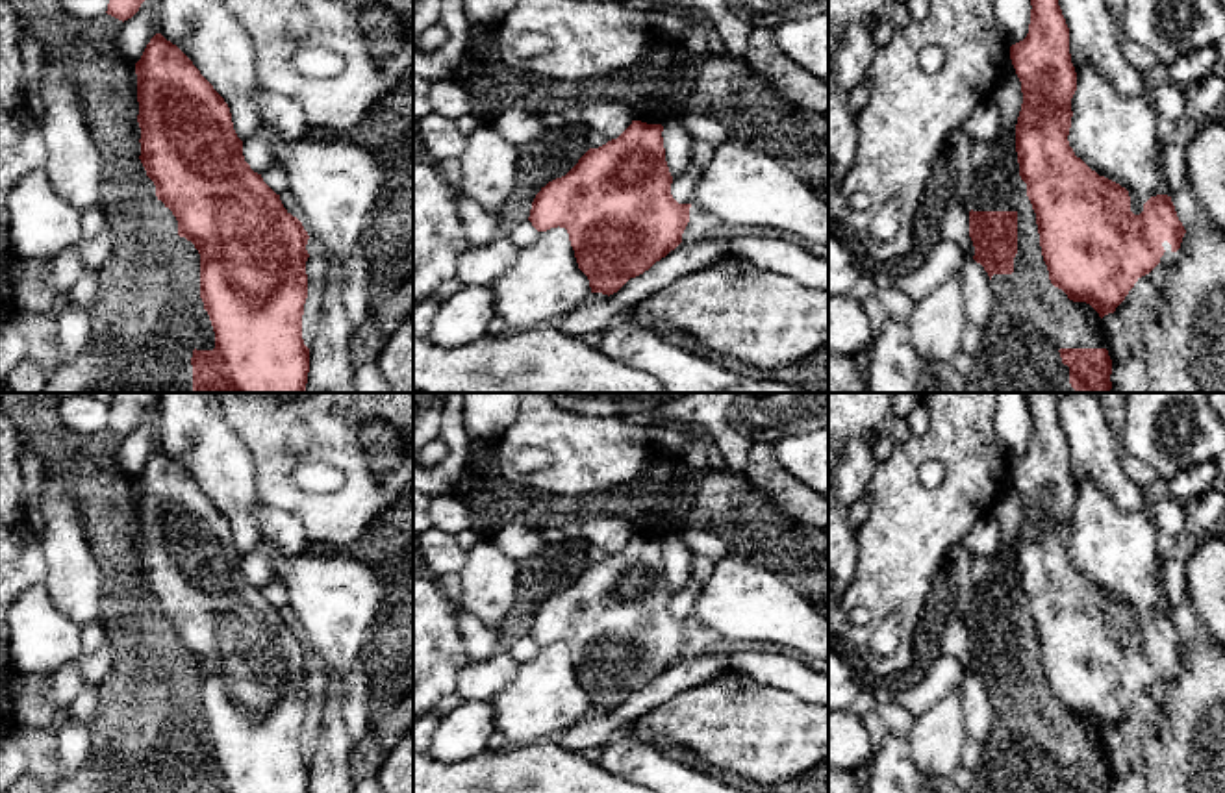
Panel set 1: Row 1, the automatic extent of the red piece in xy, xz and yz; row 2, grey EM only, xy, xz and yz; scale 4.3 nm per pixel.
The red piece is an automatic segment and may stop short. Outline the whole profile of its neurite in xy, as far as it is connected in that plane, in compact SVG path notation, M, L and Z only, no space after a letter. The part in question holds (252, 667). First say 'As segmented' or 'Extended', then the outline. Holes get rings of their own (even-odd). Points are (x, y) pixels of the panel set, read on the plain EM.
As segmented. M156 448L135 478L135 489L139 574L156 600L158 615L176 632L178 650L191 656L200 669L200 713L215 747L213 765L193 765L193 793L308 793L309 763L302 754L308 647L284 623L280 610L245 576L228 519L176 459Z

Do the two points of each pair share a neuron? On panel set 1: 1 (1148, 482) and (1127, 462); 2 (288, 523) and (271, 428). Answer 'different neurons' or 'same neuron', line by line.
1: same neuron
2: different neurons

